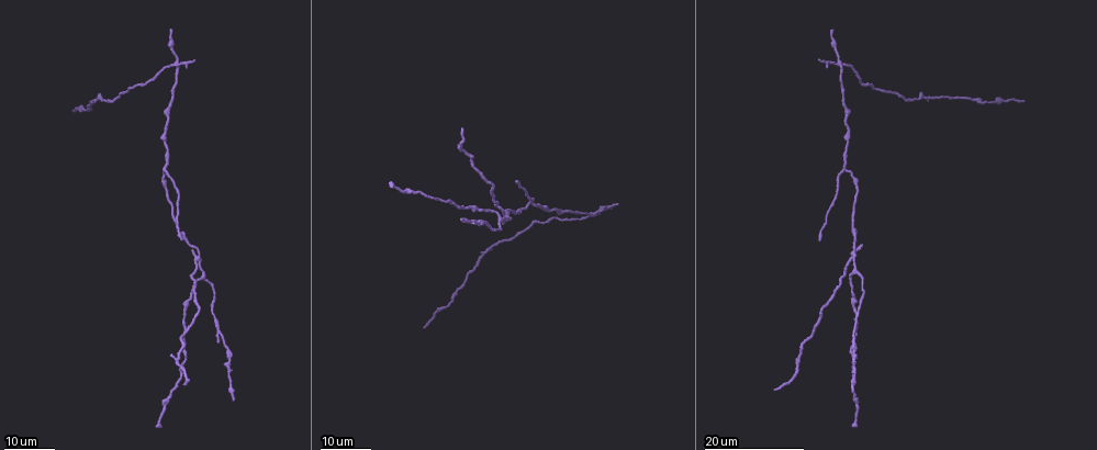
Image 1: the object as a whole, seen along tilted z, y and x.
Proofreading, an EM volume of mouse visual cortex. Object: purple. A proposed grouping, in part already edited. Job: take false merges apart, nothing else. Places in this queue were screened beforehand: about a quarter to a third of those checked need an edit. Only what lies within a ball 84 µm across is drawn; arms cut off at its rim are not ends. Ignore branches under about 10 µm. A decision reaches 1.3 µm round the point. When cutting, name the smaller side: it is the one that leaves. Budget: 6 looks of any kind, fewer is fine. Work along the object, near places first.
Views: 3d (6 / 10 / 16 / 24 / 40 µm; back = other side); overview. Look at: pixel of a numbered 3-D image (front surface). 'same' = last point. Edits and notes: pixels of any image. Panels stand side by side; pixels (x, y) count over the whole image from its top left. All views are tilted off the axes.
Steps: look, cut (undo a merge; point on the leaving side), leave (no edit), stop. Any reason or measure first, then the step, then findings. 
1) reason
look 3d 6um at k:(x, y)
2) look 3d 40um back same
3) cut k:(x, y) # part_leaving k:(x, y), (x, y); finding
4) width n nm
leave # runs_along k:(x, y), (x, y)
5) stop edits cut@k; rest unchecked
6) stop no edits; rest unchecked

four-way junction
look 3d 24um at 1:(840, 65)

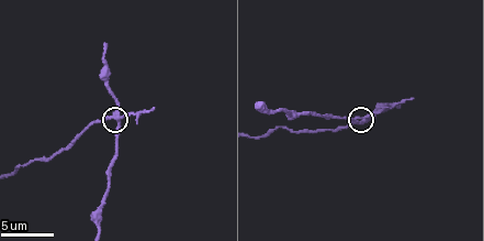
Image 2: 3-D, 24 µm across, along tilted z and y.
closer look
look 3d 10um at 2:(360, 118)

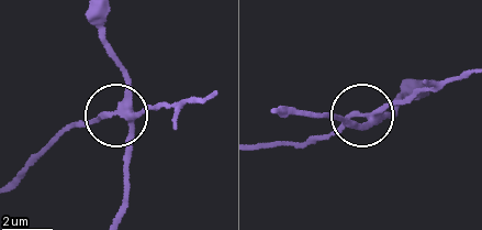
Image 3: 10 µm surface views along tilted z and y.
width 280 nm
cut 3:(342, 132) # two neurons meet here

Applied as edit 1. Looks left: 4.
three arms meet
look 3d 16um at 1:(528, 202)

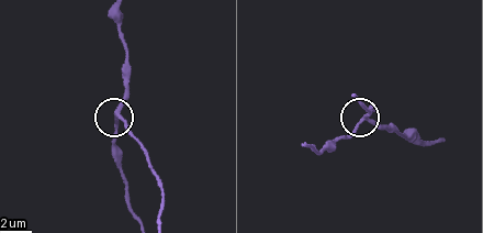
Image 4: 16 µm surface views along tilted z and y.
closer look
look 3d 6um at 4:(117, 117)

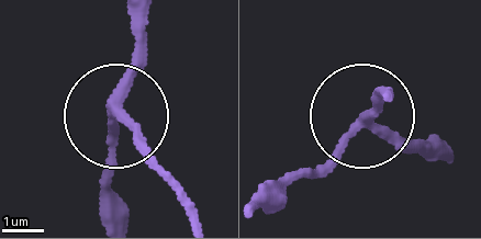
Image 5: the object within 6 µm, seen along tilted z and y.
width 200 nm
leave # runs_along 5:(138, 21), (135, 82), (118, 112), (177, 186); one neuron here

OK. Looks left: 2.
four-way junction
look 3d 24um at 1:(855, 257)

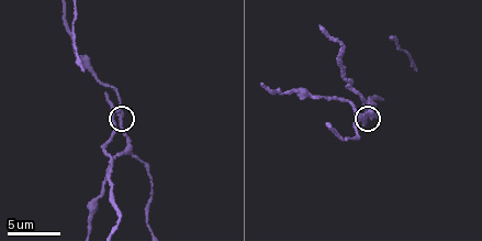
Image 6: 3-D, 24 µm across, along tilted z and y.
zoom in
look 3d 6um at 6:(117, 113)

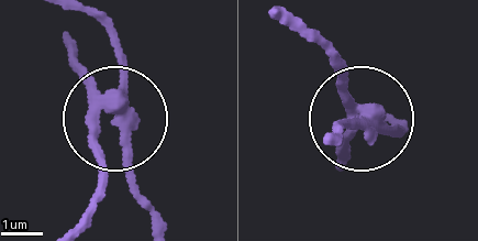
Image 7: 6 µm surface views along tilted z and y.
arms 4
cut 7:(92, 151) # a second neuron is stuck on

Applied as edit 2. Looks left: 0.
stop edits cut@3, cut@7; rest unchecked

